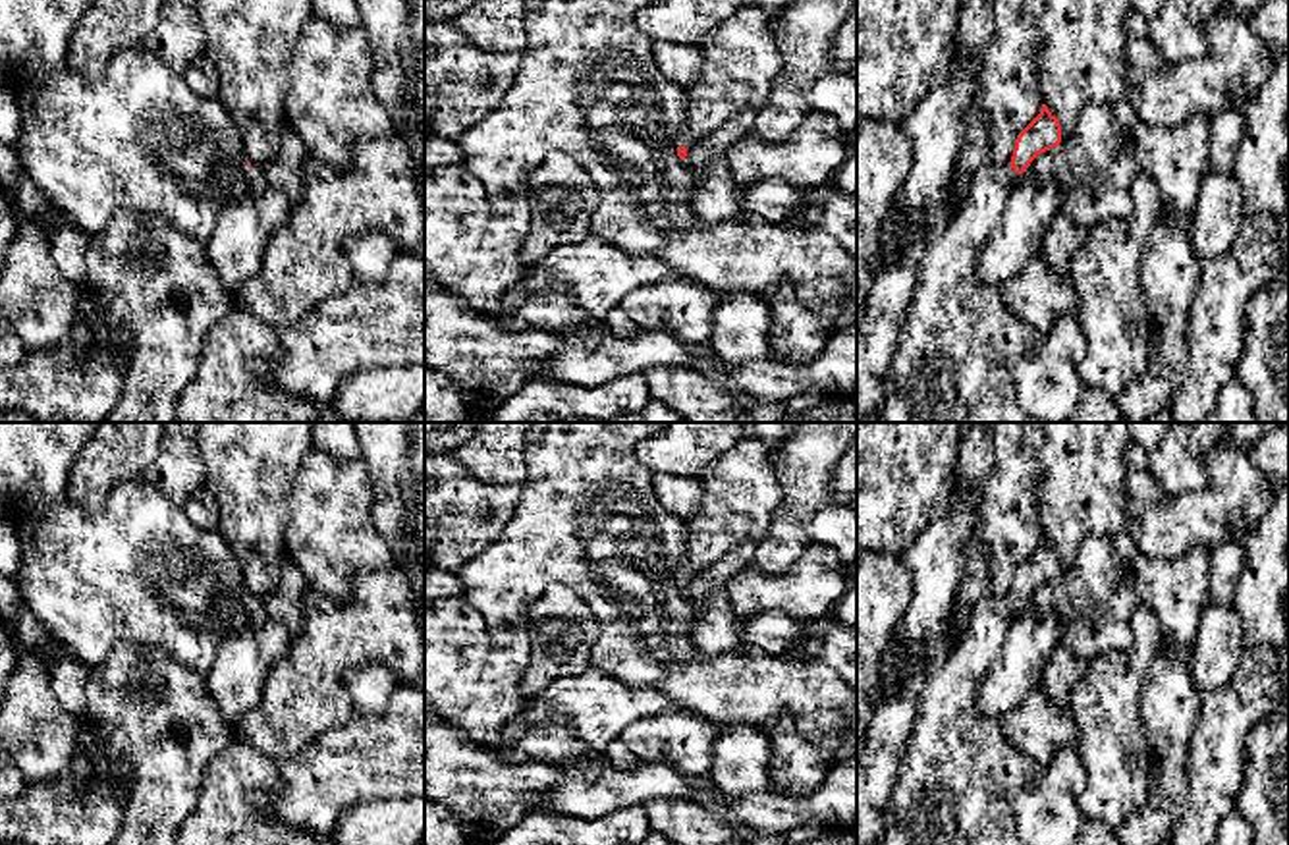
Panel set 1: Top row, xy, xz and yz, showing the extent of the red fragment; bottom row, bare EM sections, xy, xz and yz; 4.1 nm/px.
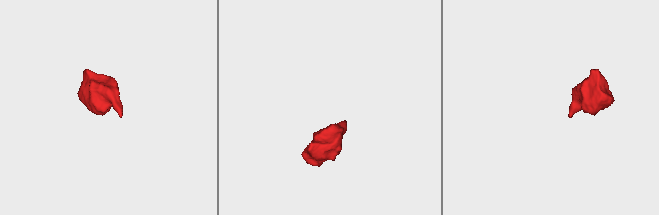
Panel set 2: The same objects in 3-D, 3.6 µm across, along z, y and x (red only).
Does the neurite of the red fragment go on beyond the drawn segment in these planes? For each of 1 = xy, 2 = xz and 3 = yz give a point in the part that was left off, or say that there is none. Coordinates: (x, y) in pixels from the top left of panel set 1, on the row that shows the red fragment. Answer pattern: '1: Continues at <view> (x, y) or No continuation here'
1: Continues at xy (257, 182)
2: Continues at xz (685, 139)
3: Continues at yz (954, 357)

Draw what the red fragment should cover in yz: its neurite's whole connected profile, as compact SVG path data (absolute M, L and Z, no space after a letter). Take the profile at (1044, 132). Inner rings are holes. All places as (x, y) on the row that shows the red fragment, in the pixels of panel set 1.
M1042 104L1040 114L1017 135L1011 162L976 174L967 204L926 245L919 286L891 361L880 422L1040 422L1021 409L1011 363L1034 353L1044 332L1015 318L998 287L976 280L974 266L1005 208L1015 176L1059 143L1059 118Z

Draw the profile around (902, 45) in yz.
M857 0L857 120L903 123L953 54L961 0Z

